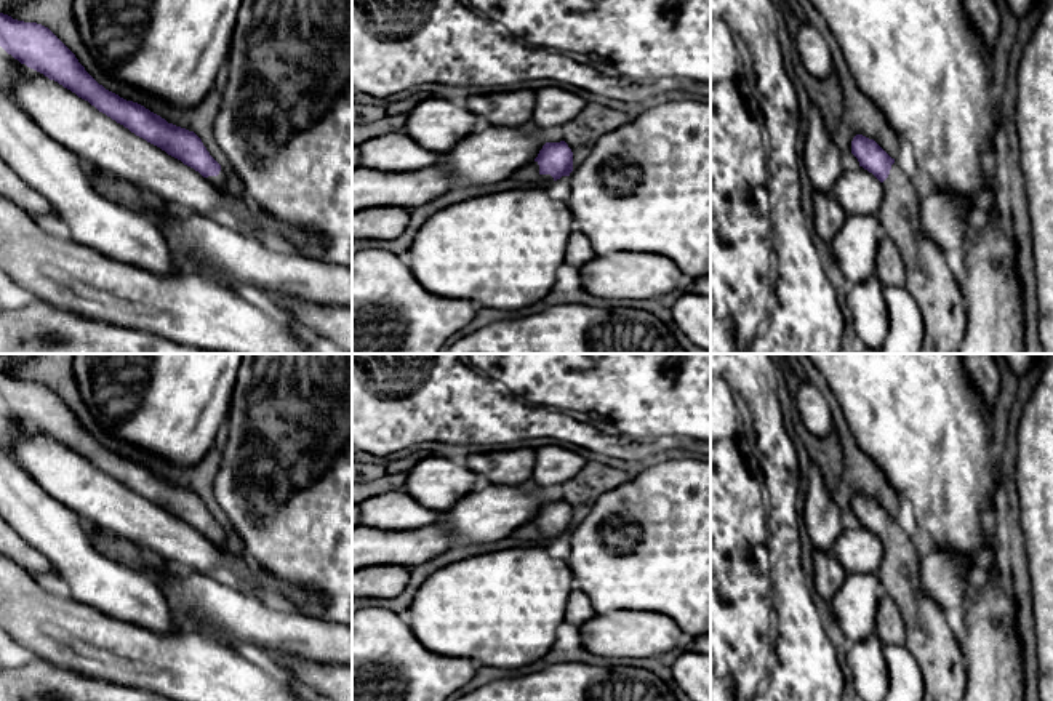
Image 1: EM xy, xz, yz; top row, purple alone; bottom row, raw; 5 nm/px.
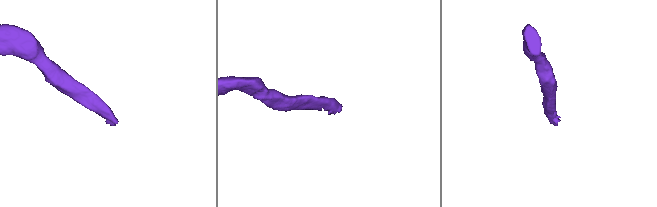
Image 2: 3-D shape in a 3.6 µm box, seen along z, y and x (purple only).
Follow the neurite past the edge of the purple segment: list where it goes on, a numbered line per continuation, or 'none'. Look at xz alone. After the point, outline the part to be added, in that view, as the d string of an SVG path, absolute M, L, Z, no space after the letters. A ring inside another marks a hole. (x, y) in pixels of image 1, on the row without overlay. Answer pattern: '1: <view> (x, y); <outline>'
1: xz (528, 533); M531 520L530 523L525 523L518 527L514 535L517 539L520 539L523 544L549 544L554 541L554 536L551 533L541 533L538 520Z

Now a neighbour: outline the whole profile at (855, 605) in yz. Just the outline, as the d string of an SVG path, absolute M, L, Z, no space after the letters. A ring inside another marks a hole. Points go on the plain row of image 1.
M877 573L847 575L829 605L835 623L851 642L875 632L877 607L883 594Z

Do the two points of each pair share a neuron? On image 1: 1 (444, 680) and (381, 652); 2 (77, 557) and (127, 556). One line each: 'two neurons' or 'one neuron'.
1: one neuron
2: two neurons

